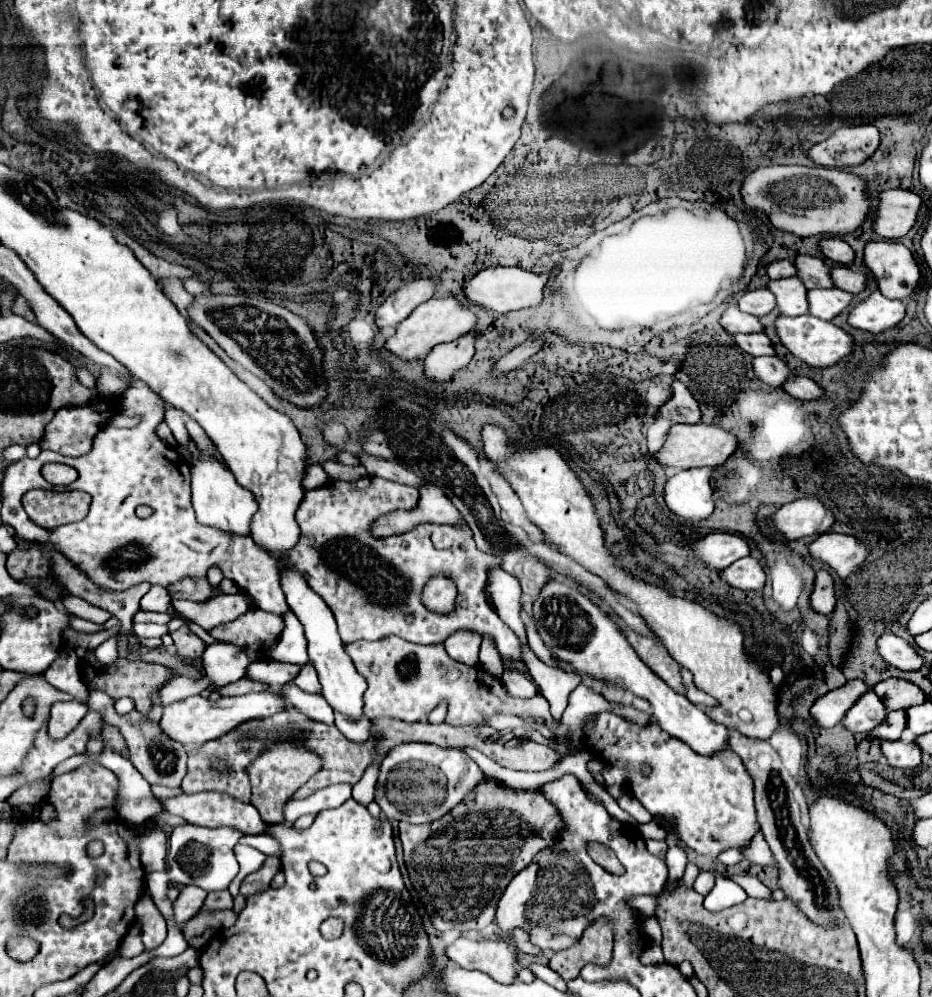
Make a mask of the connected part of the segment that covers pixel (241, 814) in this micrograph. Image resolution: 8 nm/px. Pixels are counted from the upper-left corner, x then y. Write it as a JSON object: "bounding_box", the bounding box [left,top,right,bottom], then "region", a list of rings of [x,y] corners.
{"bounding_box":[161,791,265,835],"region":[[[203,791],[193,795],[179,795],[173,799],[161,799],[167,813],[179,815],[193,825],[207,825],[207,827],[235,827],[243,835],[261,835],[265,833],[265,823],[259,817],[259,811],[251,803],[243,803],[239,799],[231,799],[227,793],[221,791]]]}

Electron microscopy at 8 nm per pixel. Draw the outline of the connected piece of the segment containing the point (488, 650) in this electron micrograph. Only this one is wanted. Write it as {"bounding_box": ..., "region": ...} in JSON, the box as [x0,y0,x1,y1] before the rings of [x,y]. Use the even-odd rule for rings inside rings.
{"bounding_box":[479,635,505,679],"region":[[[489,635],[483,637],[481,653],[479,653],[479,663],[481,663],[483,669],[487,669],[487,673],[491,673],[491,675],[495,675],[495,677],[501,679],[501,675],[503,675],[503,671],[505,671],[505,669],[503,669],[503,661],[501,661],[499,651],[497,651],[497,647],[495,647],[495,639],[489,637]]]}

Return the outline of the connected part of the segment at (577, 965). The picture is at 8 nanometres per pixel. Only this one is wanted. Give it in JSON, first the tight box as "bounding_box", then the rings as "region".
{"bounding_box":[549,917,615,981],"region":[[[607,917],[595,919],[585,929],[585,933],[579,941],[575,941],[571,947],[551,955],[549,967],[553,971],[557,971],[565,981],[575,979],[587,963],[595,963],[595,965],[611,963],[613,943],[615,943],[615,937],[613,937],[611,919],[607,919]]]}

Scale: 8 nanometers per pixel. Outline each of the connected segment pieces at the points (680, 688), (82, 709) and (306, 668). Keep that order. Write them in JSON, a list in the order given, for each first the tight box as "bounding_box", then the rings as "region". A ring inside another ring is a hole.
[{"bounding_box":[625,631,687,695],"region":[[[625,631],[629,643],[635,647],[637,655],[663,679],[671,685],[671,689],[675,689],[679,695],[687,695],[687,687],[681,679],[681,667],[679,663],[663,649],[663,645],[659,645],[657,641],[643,637],[643,635],[635,635],[631,631]]]},{"bounding_box":[49,701,87,739],"region":[[[67,701],[67,703],[55,703],[51,707],[51,719],[49,719],[49,735],[51,739],[65,739],[67,733],[71,733],[87,713],[87,705],[81,701]]]},{"bounding_box":[295,663,319,693],"region":[[[309,663],[301,667],[299,675],[295,677],[295,685],[307,693],[319,693],[319,677],[317,677],[317,671],[315,667],[311,667]]]}]

